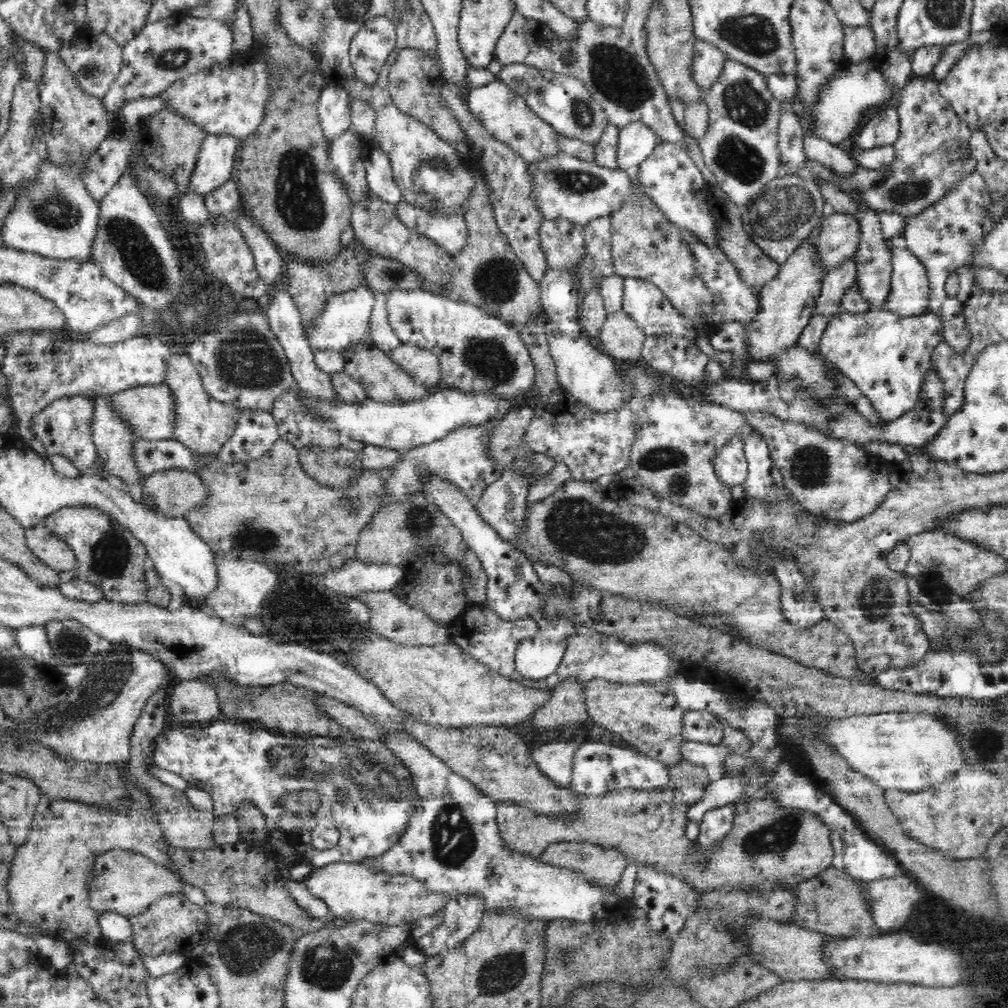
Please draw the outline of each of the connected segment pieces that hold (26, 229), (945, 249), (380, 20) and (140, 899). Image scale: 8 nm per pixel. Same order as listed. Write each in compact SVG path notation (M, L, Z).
M46 158L38 176L26 182L26 194L15 198L14 210L6 216L2 224L2 246L56 260L92 260L99 212L99 202L90 195L71 162L61 166Z
M978 171L968 173L955 182L937 203L916 215L905 217L903 236L906 249L926 267L929 278L929 310L938 314L943 322L945 341L952 351L962 355L970 346L970 331L966 325L964 303L950 298L945 291L948 275L960 270L976 256L976 246L992 230L995 222L990 217L991 194L984 177Z
M378 16L364 23L349 46L352 66L360 80L366 85L373 85L396 44L396 25L386 16Z
M114 849L97 857L88 882L90 905L96 913L117 912L122 916L134 916L146 910L165 895L180 895L182 881L168 868L155 864L138 852Z

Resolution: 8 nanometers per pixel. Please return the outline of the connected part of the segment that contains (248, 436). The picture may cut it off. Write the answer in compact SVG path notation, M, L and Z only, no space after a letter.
M246 408L241 412L236 431L212 457L226 464L258 460L280 438L278 432L270 411Z

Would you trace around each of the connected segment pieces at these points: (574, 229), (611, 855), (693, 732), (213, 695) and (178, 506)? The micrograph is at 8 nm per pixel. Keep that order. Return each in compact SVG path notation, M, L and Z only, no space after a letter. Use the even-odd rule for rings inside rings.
M563 219L543 220L539 239L547 266L573 274L574 266L586 252L583 227Z
M566 841L550 844L538 860L546 865L570 868L602 887L616 886L629 863L625 854L616 848Z
M685 711L682 737L686 741L720 744L724 738L724 725L710 711Z
M202 680L176 684L168 708L174 726L197 726L200 722L219 720L222 716L216 689Z
M177 468L153 472L144 478L142 485L142 494L138 497L140 502L149 506L154 512L170 518L185 518L190 510L202 506L209 498L208 488L198 474Z

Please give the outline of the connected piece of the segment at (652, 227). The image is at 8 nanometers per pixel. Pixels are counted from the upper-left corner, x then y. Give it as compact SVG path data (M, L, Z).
M637 180L628 200L611 214L613 269L624 278L644 279L654 283L674 308L686 318L706 317L714 312L710 289L696 272L696 261L680 229L666 218L658 205L642 191Z

